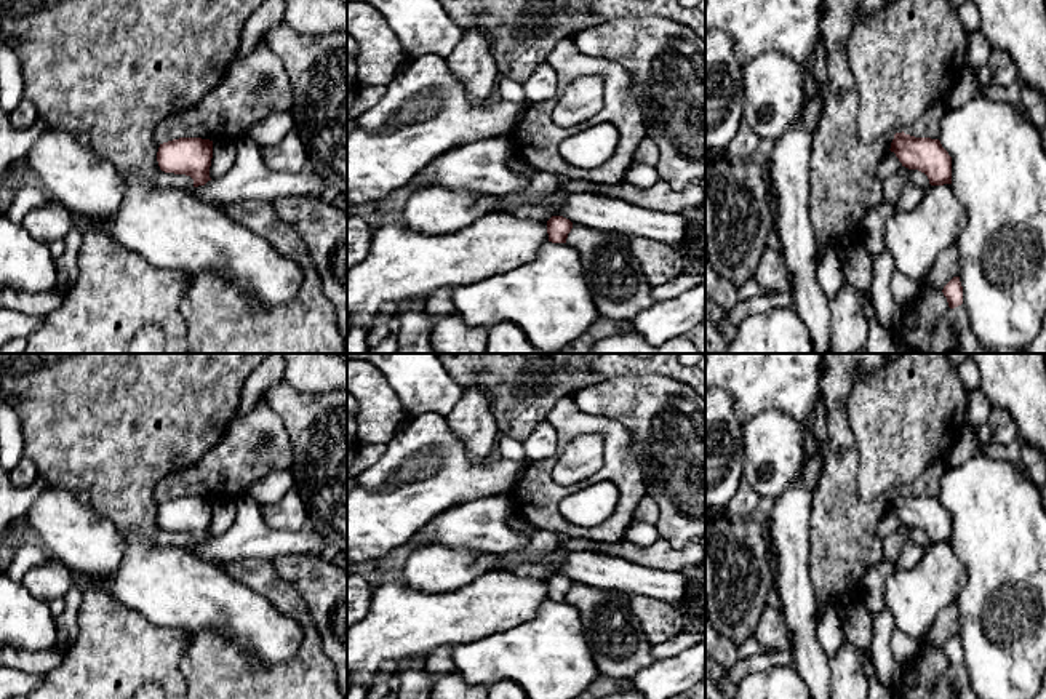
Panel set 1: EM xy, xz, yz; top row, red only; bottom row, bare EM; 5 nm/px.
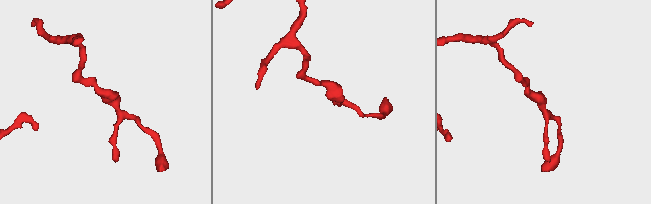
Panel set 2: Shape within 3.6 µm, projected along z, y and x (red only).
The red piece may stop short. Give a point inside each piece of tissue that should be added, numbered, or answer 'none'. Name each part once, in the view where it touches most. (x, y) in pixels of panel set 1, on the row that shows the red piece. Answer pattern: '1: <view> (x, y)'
none

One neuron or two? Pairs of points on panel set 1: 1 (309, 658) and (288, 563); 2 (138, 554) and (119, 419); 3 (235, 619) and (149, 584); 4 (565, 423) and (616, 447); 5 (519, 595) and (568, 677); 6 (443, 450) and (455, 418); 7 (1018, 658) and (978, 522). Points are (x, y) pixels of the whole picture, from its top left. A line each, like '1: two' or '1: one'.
1: two
2: two
3: one
4: one
5: two
6: two
7: one

